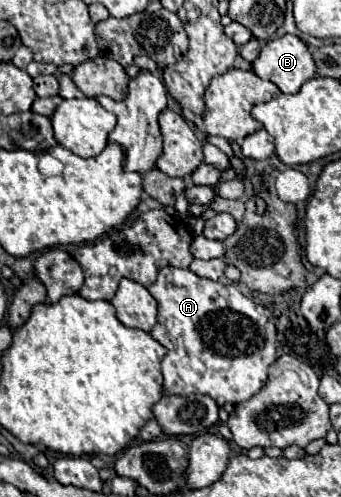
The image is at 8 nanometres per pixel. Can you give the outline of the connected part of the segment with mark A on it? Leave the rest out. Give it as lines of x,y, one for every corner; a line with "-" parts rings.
173,266
159,270
157,280
149,286
149,292
159,304
159,322
153,326
151,336
167,348
167,354
161,362
165,378
163,390
167,394
209,394
219,406
223,406
225,402
245,402
263,388
263,384
267,382
267,368
277,358
275,318
265,306
243,296
235,284
205,280
191,270

